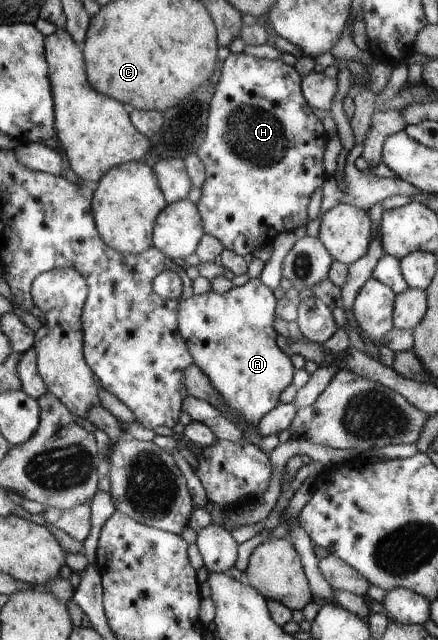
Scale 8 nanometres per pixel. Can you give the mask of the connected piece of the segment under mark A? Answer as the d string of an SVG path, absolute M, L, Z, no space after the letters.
M259 278L226 293L210 290L182 301L180 333L187 341L196 365L243 420L258 425L276 407L278 395L292 383L294 366L290 356L278 348L275 315L279 294Z

